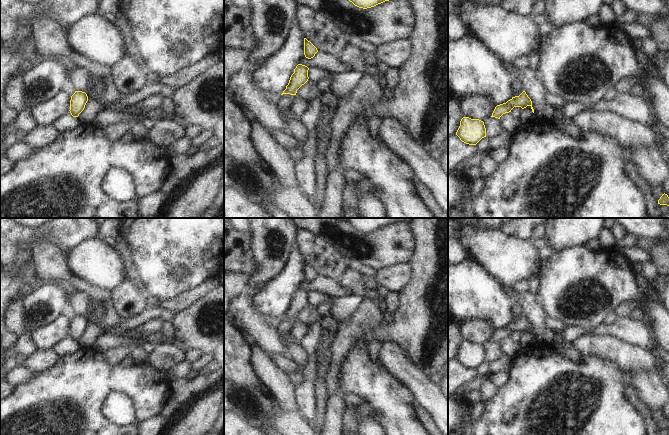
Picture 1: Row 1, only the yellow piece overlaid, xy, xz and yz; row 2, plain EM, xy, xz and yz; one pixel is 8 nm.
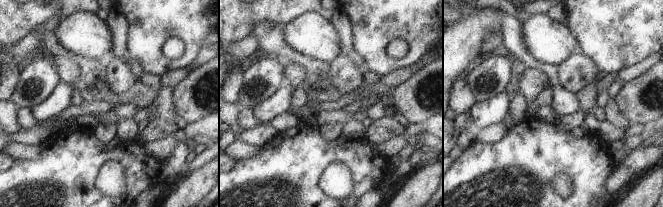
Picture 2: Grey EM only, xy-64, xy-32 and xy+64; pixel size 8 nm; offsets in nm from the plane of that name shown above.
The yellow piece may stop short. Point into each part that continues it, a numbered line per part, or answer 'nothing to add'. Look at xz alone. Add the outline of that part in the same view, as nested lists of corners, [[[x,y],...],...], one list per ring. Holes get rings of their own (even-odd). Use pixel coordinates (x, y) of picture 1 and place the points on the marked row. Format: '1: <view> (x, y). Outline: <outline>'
nothing to add.

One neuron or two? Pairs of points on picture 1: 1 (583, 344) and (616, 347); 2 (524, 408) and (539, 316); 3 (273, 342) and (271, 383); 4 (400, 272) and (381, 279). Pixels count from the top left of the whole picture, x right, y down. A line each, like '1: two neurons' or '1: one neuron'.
1: one neuron
2: two neurons
3: two neurons
4: one neuron

